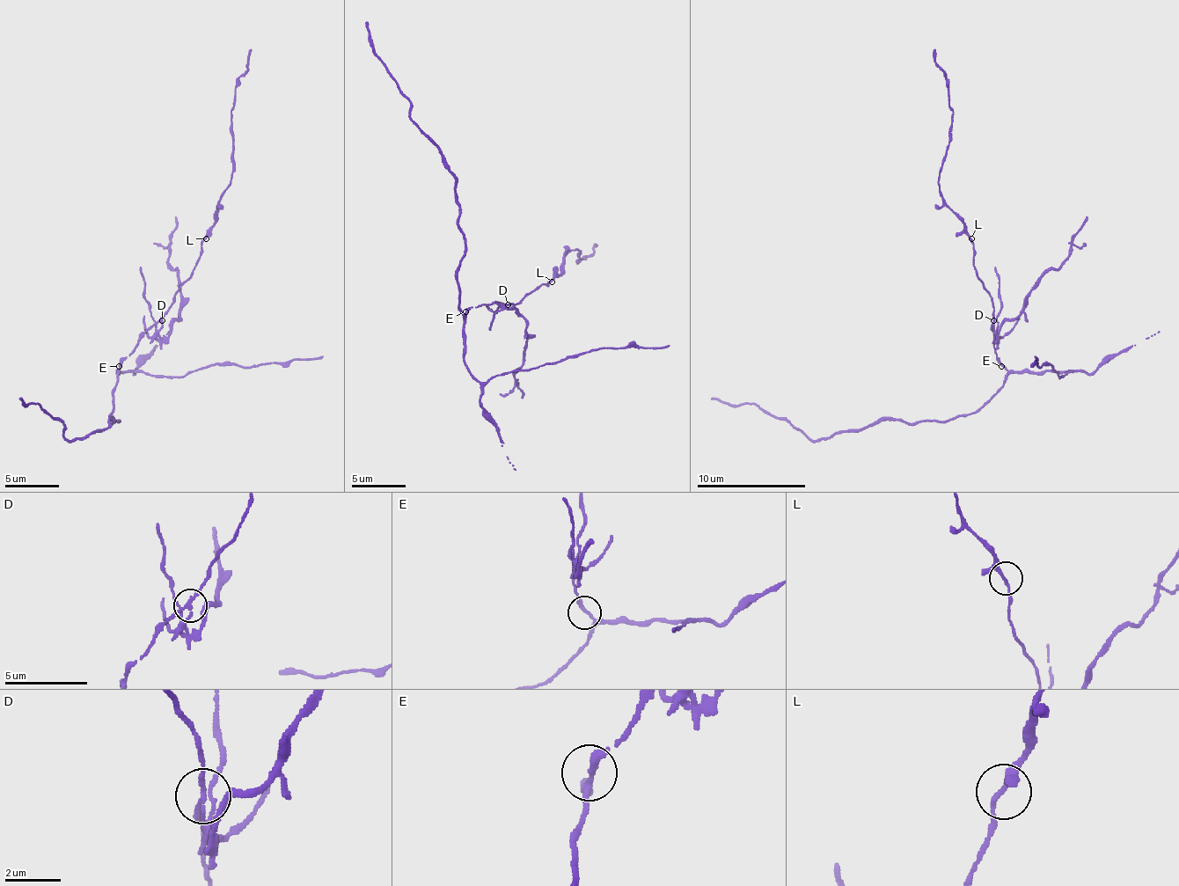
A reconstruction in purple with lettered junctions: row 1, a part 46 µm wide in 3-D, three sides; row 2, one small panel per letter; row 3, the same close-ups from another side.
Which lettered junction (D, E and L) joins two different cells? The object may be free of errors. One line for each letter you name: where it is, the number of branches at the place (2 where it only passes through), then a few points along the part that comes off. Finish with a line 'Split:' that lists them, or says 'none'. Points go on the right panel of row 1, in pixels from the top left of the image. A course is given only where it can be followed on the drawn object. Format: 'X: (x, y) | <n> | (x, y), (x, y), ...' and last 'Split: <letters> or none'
D: (993, 320) | 3 | (993, 320), (999, 336), (1009, 317), (1022, 306), (1036, 281), (1066, 258), (1072, 236), (1088, 216)
Split: D

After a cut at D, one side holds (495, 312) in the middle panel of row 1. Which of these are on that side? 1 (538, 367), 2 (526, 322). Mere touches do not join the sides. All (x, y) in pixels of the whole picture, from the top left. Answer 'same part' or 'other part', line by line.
1: other part
2: same part

